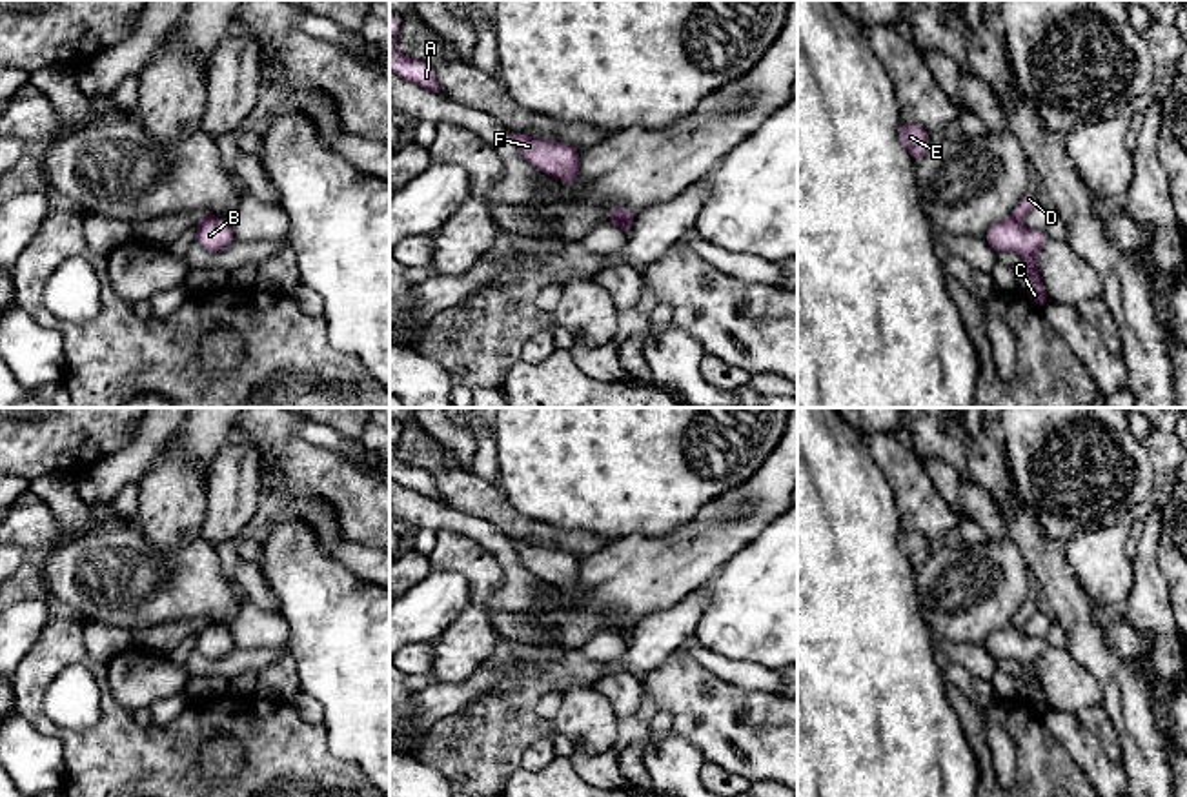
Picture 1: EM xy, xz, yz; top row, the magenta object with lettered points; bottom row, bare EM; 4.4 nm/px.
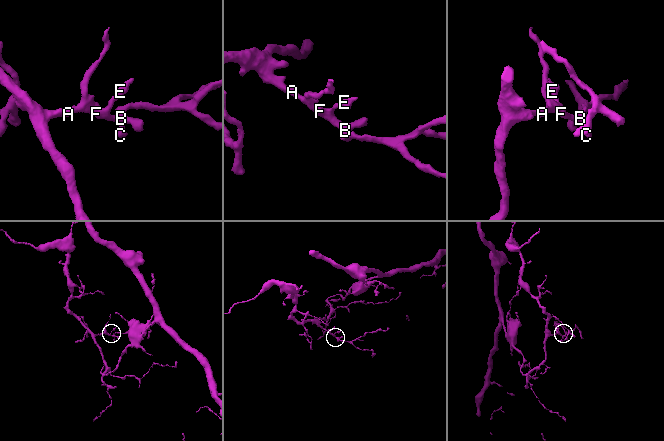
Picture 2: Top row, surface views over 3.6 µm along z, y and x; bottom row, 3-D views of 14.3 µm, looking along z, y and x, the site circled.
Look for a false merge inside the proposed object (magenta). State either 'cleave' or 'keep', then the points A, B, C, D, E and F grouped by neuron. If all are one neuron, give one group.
cleave; A B C E F / D

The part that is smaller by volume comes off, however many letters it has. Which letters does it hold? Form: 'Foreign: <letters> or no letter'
Foreign: D

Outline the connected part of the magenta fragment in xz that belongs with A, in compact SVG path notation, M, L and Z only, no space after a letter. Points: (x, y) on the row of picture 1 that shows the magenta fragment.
M390 15L390 71L415 86L439 93L441 87L433 69L422 60L411 60L397 51L397 33L402 27L402 18Z

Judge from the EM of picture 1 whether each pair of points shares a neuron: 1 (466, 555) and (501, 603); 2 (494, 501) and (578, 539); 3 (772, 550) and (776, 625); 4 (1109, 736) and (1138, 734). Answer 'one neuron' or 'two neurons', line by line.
1: two neurons
2: one neuron
3: one neuron
4: two neurons

